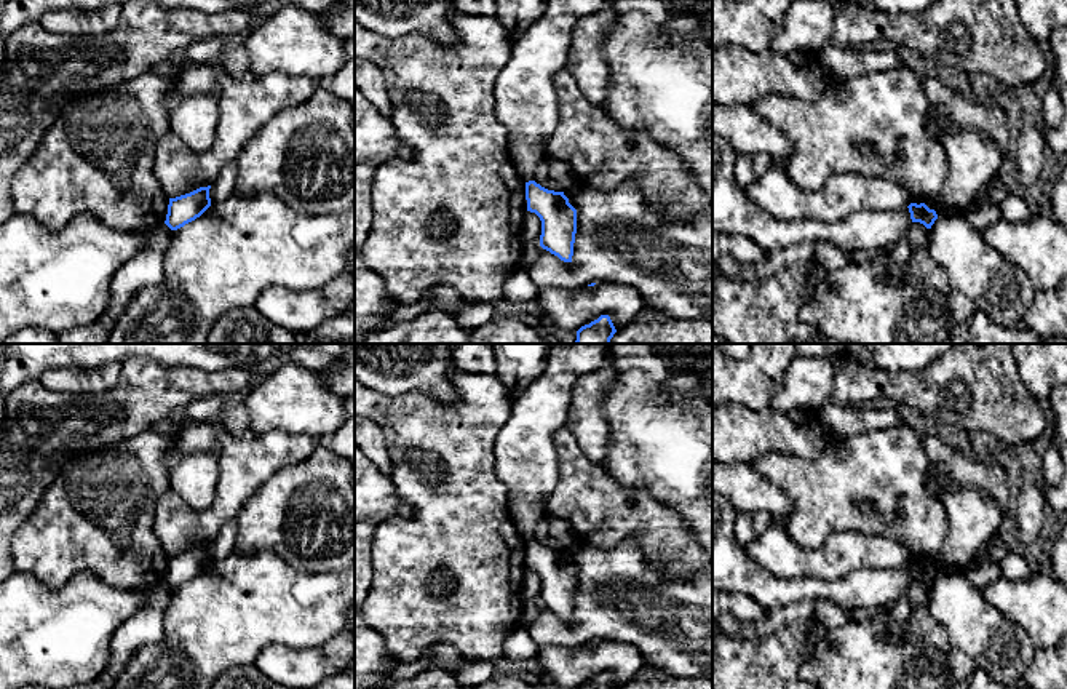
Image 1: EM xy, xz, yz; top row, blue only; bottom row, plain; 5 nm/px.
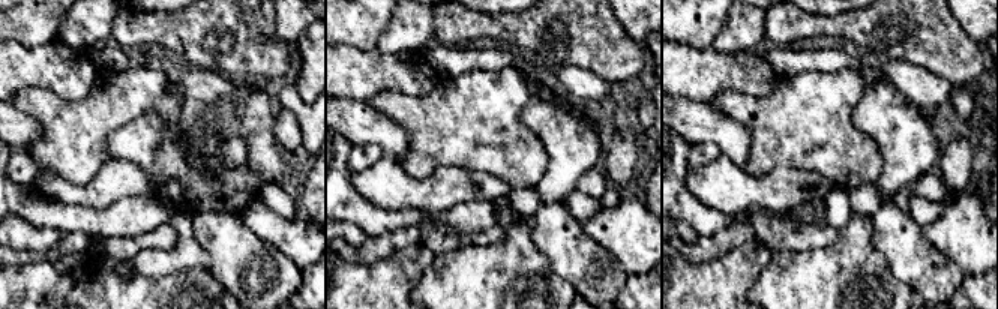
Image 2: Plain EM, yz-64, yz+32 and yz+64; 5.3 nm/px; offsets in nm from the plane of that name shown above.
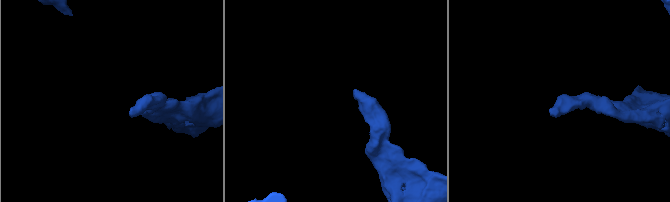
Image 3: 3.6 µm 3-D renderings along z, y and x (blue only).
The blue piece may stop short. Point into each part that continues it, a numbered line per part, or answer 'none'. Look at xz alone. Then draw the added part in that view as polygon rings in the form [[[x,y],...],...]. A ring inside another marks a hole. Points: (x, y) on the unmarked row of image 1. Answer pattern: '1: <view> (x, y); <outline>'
none

